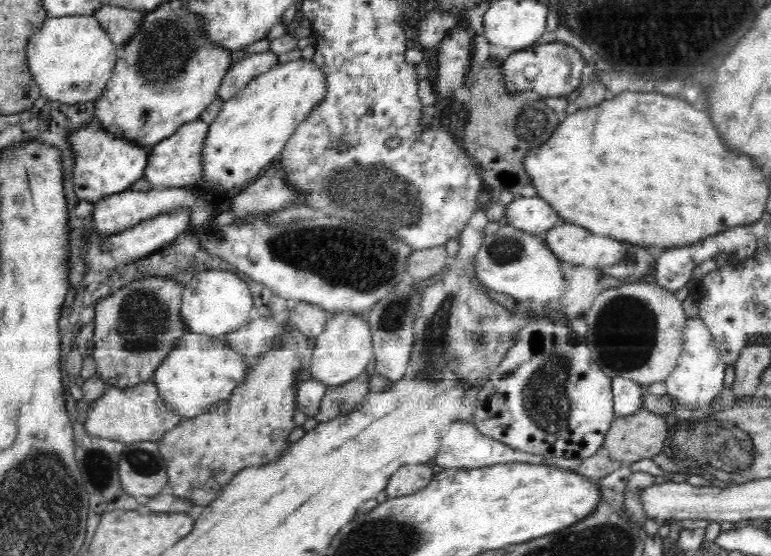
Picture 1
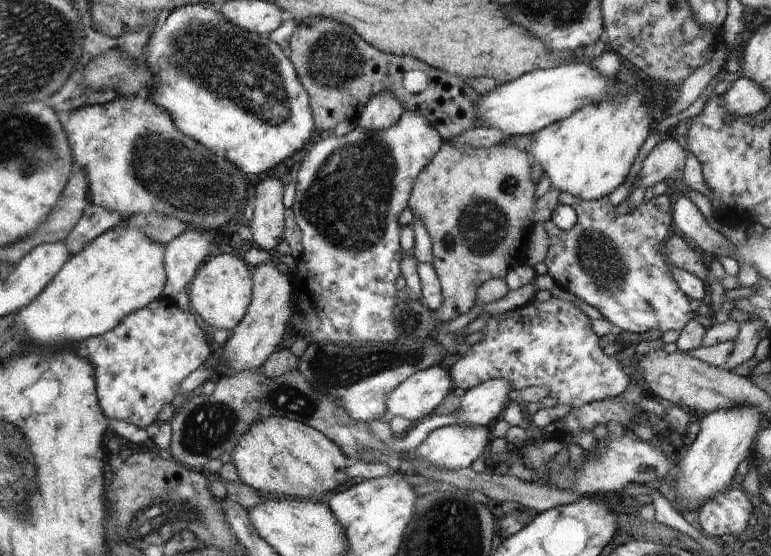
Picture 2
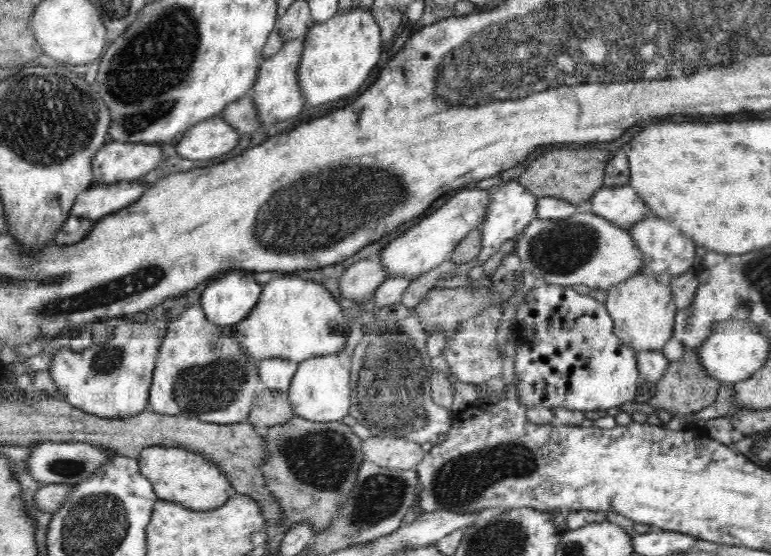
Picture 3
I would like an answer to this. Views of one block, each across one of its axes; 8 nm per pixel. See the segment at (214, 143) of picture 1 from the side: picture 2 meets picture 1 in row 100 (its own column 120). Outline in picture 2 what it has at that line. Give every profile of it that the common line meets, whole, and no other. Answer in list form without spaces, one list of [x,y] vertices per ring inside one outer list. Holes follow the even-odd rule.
[[[130,225],[111,228],[94,238],[79,253],[72,255],[66,266],[51,280],[50,286],[27,307],[18,311],[15,319],[22,322],[38,342],[52,346],[82,342],[103,335],[116,328],[126,316],[162,297],[162,290],[167,284],[165,250],[162,243],[156,242],[141,228]]]

